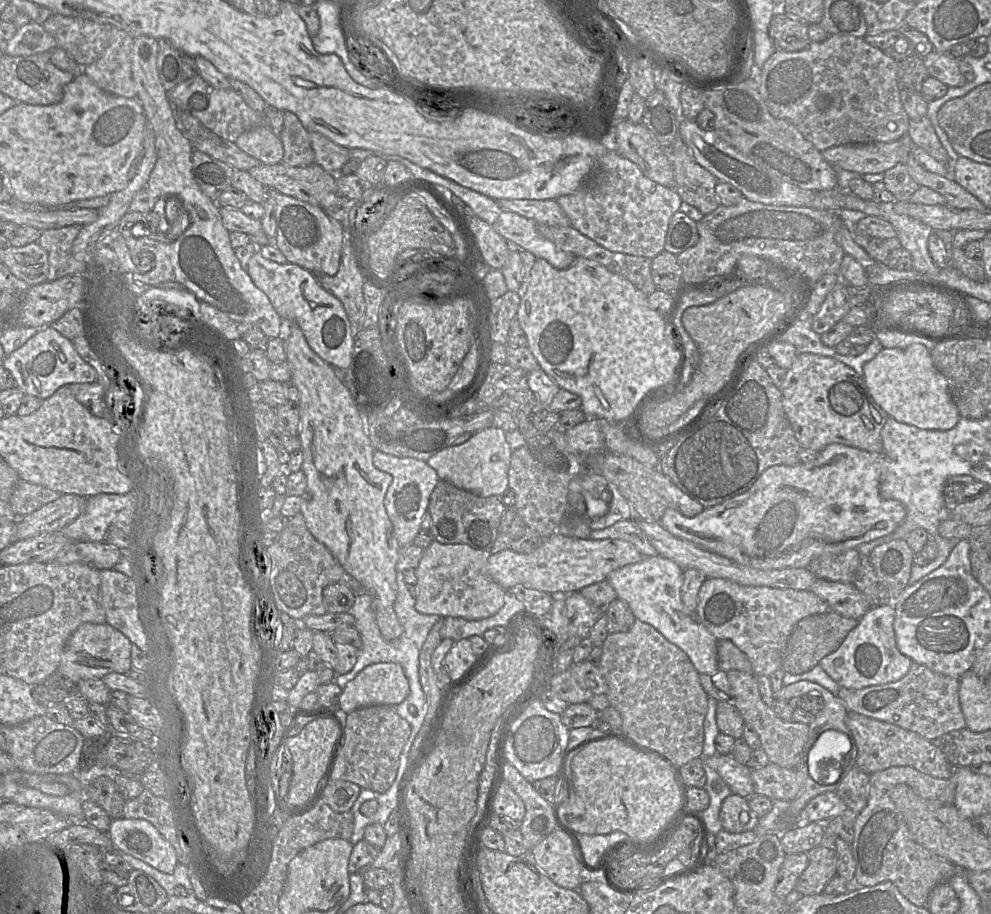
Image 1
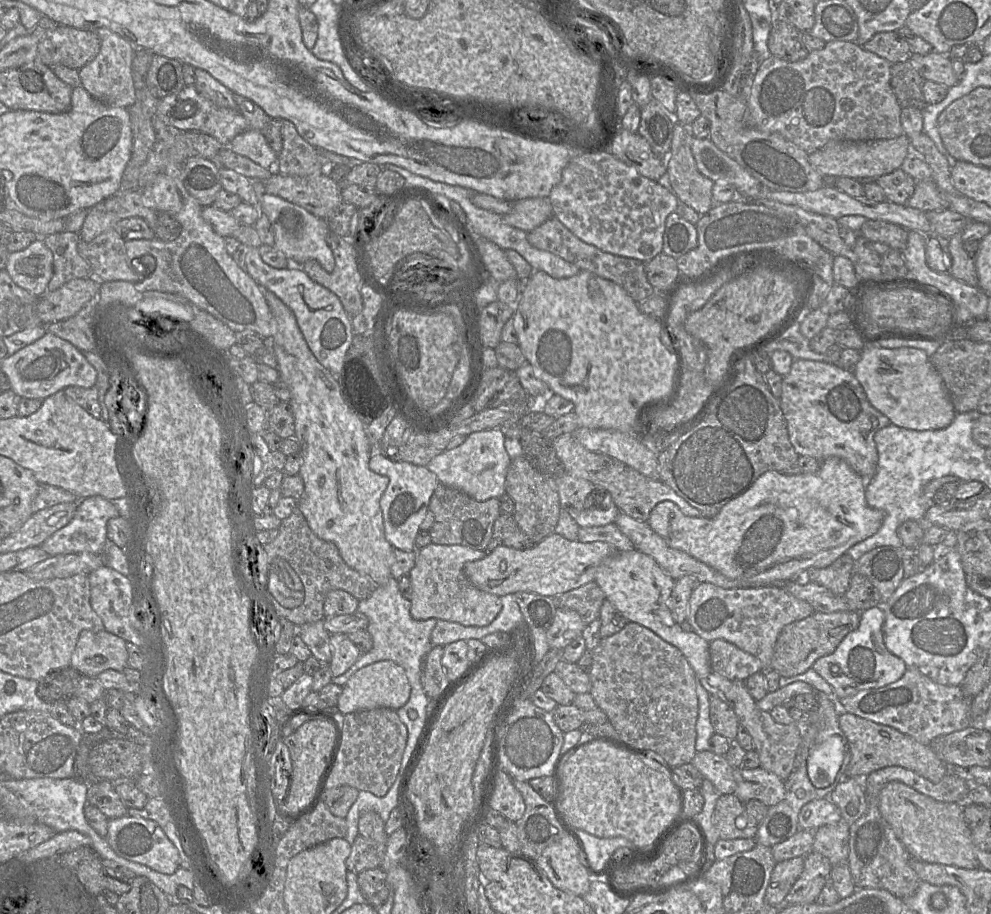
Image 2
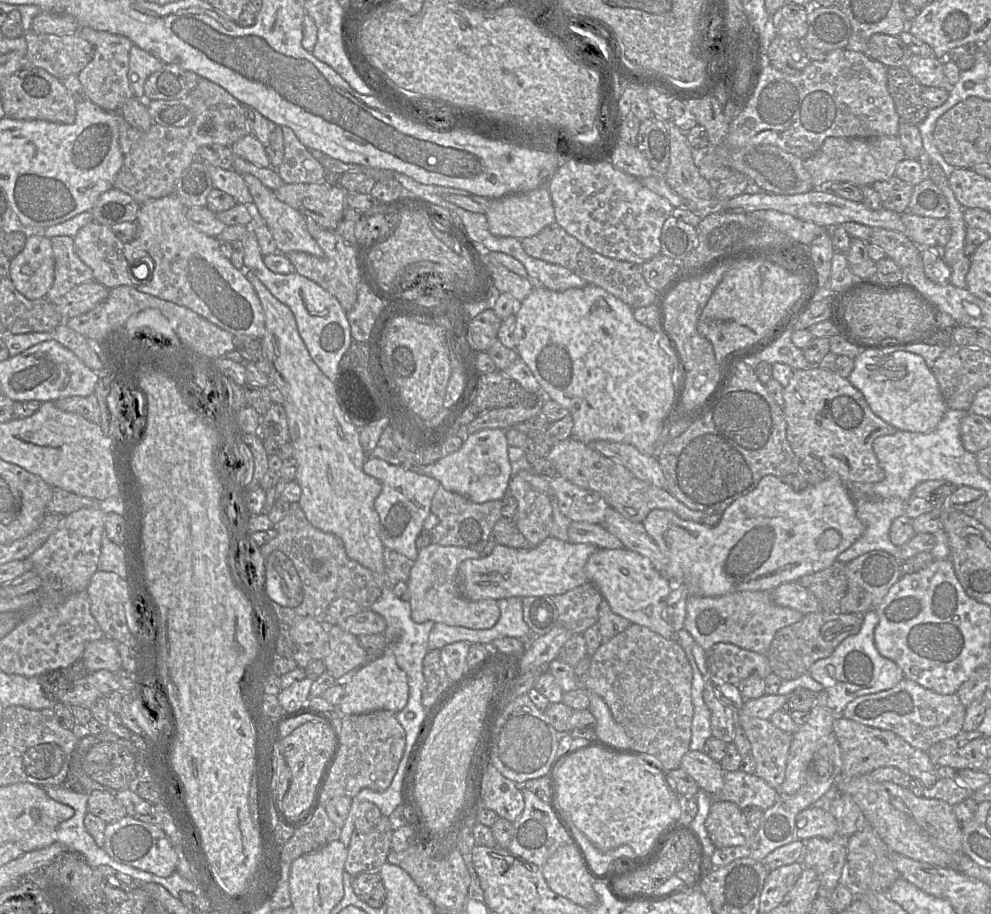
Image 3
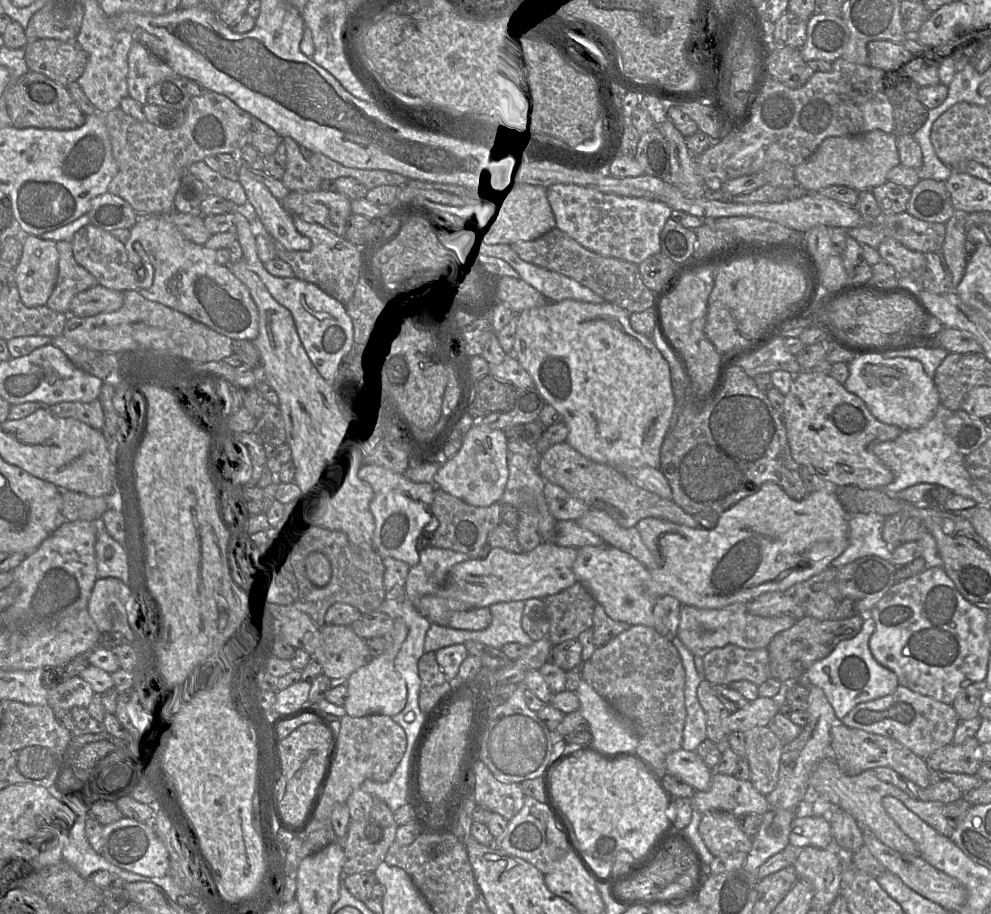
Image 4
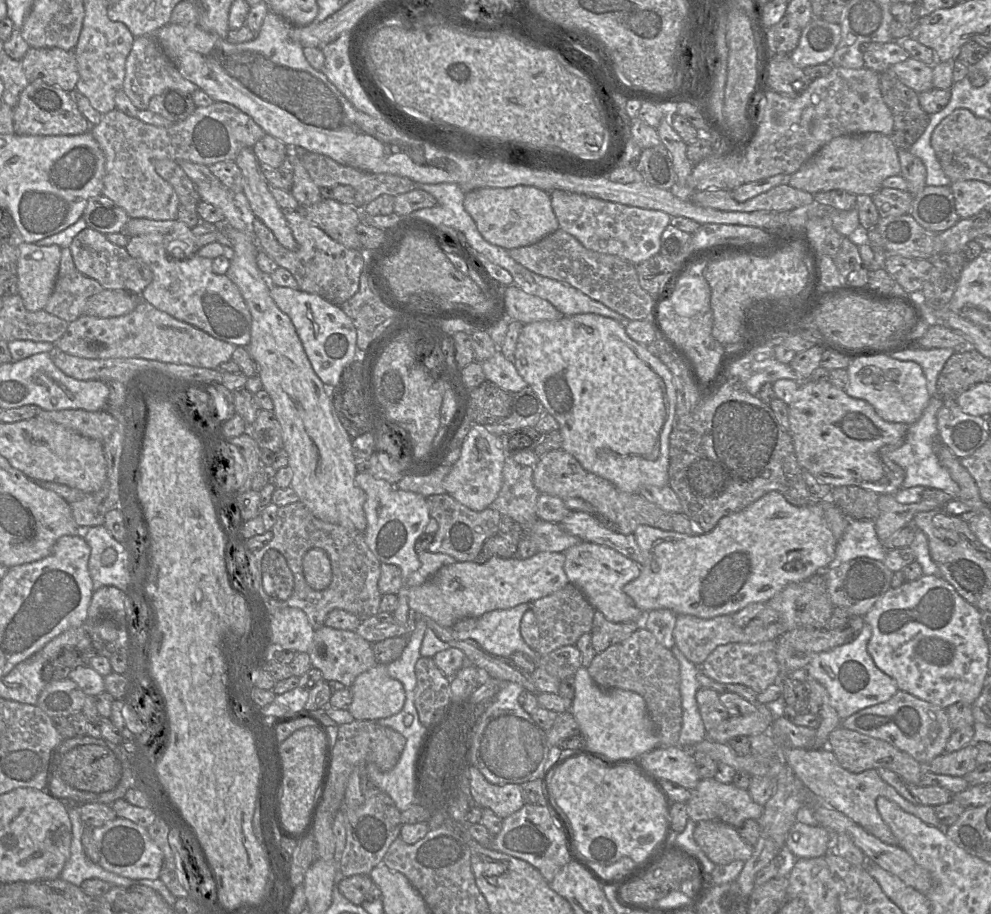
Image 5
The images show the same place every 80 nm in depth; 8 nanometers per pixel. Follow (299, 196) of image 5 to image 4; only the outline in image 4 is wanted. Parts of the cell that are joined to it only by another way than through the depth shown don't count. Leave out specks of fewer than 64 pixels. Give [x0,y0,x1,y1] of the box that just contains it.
[281,137,322,191]

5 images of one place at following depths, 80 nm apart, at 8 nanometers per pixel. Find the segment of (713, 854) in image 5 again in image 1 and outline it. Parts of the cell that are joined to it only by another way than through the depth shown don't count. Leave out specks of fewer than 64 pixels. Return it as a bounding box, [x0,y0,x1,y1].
[719,793,759,833]

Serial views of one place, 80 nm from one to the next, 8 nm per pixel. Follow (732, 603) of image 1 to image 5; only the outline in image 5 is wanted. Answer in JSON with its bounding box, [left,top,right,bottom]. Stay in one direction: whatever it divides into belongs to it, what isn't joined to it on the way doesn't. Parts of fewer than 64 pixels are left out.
[673,615,785,667]

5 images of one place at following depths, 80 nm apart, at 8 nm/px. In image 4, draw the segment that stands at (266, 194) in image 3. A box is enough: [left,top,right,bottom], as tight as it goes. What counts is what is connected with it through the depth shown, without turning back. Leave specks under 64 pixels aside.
[239,161,311,251]

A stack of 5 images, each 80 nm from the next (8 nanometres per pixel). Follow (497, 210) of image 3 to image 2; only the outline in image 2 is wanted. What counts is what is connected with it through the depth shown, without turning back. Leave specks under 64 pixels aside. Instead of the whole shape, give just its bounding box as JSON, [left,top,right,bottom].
[501,197,553,233]

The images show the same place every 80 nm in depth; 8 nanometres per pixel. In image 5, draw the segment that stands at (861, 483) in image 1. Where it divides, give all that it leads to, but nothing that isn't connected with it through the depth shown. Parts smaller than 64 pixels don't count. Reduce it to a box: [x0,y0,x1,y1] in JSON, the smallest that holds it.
[624,491,838,619]

